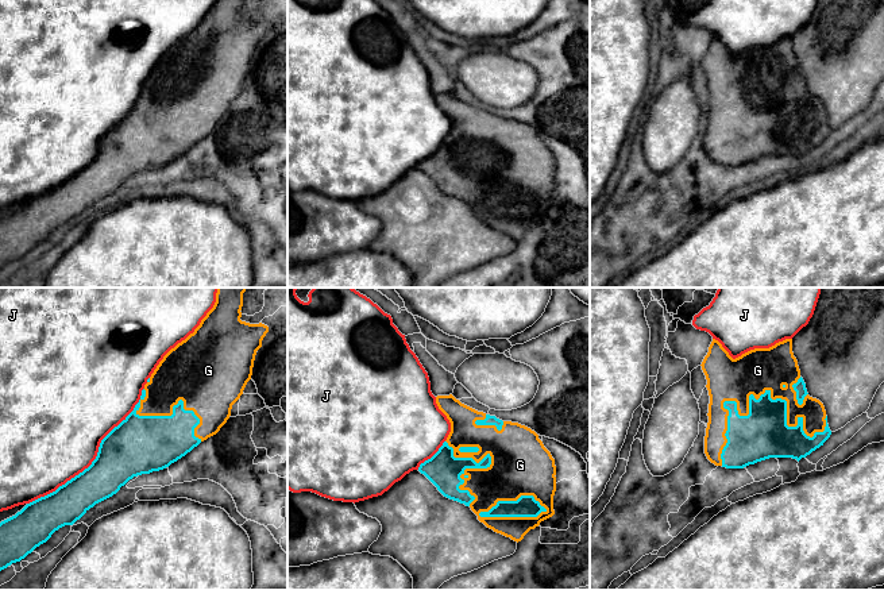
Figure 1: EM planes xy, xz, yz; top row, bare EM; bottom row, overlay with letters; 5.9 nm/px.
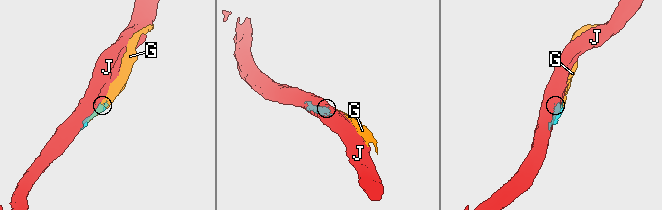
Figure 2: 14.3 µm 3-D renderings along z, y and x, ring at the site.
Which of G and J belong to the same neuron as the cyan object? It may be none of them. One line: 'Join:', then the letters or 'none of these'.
Join: G

